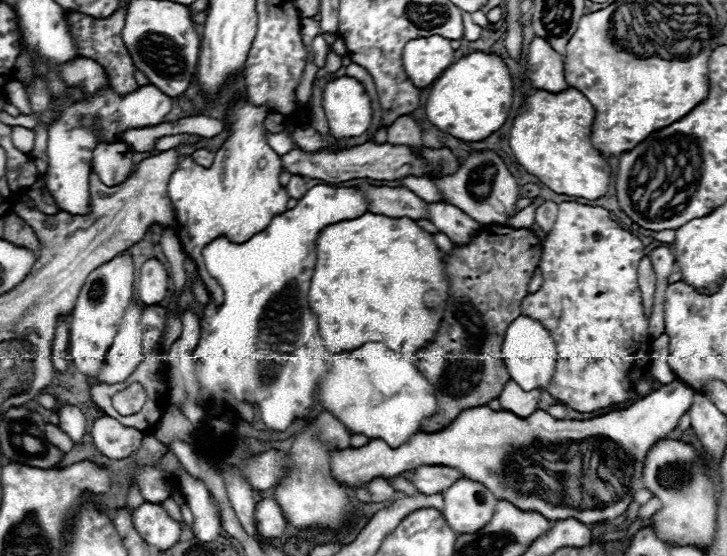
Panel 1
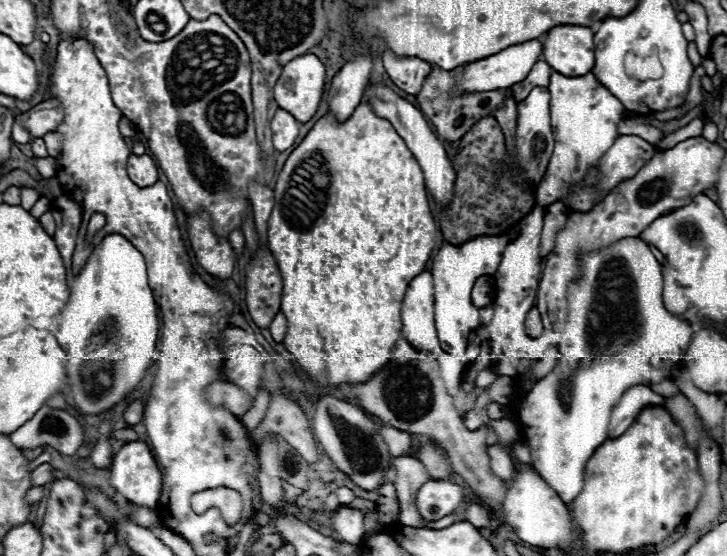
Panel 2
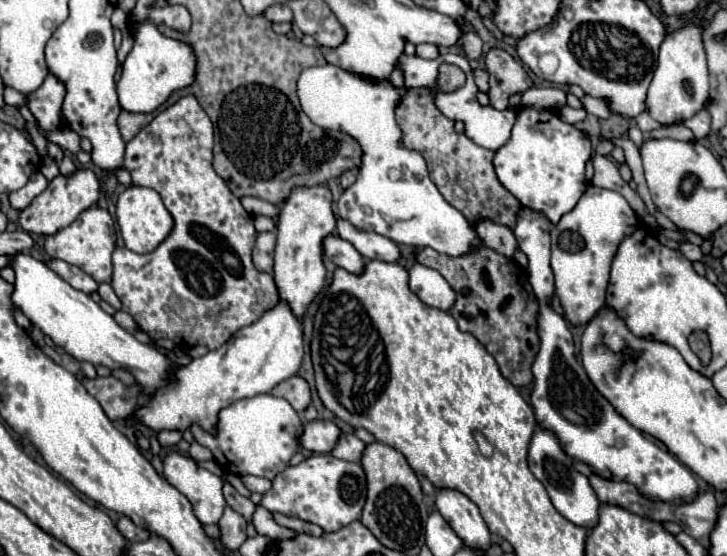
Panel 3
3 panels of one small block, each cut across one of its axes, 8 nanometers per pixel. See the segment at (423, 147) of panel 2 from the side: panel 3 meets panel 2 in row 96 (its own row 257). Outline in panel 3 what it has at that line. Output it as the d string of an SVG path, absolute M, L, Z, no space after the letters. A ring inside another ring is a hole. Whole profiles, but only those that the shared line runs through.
M338 218L338 234L352 242L354 248L366 258L366 260L382 260L382 262L398 262L400 258L400 248L396 242L376 234L376 232L364 232L356 230L350 222Z

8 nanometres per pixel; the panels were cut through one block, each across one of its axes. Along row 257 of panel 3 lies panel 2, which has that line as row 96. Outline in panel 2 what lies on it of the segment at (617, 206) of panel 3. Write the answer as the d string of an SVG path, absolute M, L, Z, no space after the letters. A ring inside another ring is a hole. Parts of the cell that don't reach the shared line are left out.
M588 72L584 76L562 76L552 74L548 90L552 94L552 132L556 140L554 154L550 158L544 180L536 188L536 204L550 206L556 202L564 202L564 198L572 192L576 182L582 182L588 168L598 166L606 150L618 138L618 122L628 116L628 110L622 102L612 96L600 82L596 82L594 74Z

